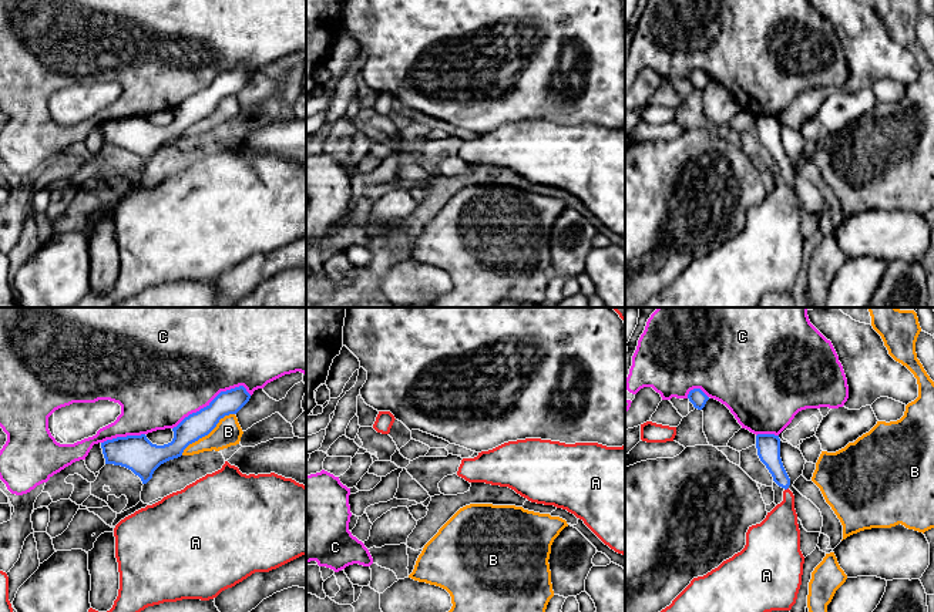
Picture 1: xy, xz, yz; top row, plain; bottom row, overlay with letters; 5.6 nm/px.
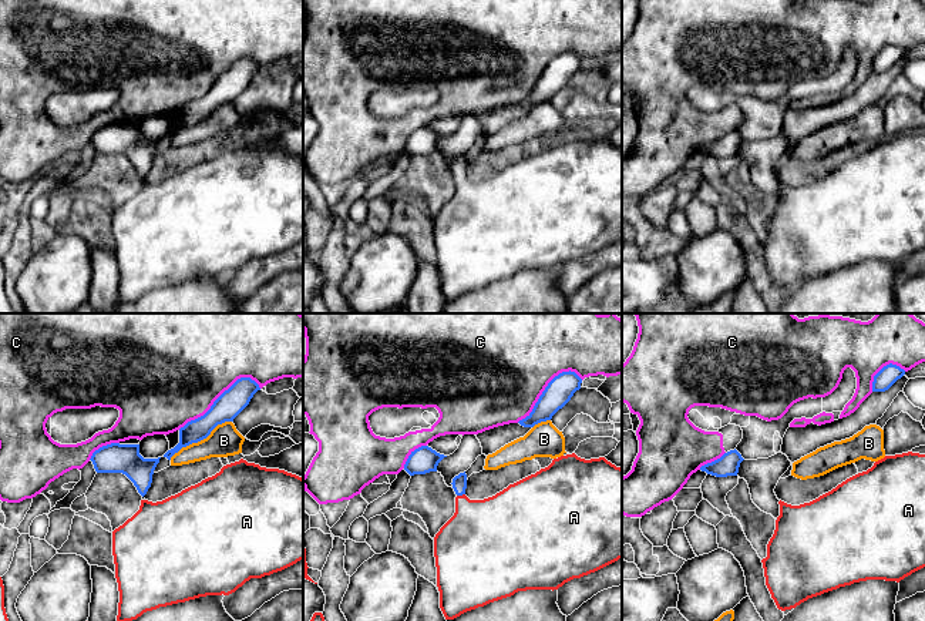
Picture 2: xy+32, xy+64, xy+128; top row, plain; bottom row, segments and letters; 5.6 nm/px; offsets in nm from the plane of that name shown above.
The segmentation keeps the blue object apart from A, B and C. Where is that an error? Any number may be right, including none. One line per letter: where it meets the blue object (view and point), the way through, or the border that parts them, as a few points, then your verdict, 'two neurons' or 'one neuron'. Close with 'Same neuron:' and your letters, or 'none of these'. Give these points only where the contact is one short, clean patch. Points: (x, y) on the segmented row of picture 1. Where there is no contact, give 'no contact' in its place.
A: yz (786, 488) | across yz (768, 449), (786, 488), (786, 508), (779, 531) | one neuron
B: xy (207, 434) | two neurons
C: xy (212, 400) | two neurons
Same neuron: A

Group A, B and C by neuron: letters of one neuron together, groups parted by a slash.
A / B / C

